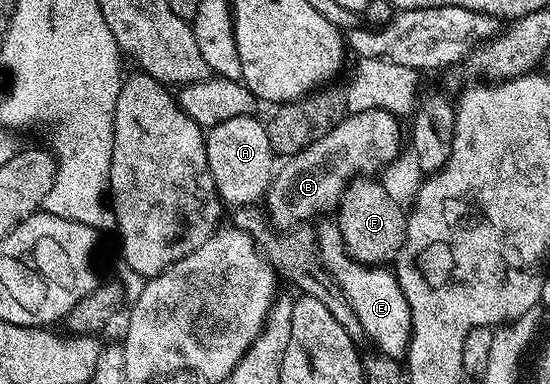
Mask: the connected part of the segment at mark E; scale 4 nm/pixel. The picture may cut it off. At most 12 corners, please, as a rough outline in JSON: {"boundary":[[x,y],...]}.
{"boundary":[[318,221],[315,247],[367,340],[402,361],[409,302],[387,266],[349,256],[339,225]]}

